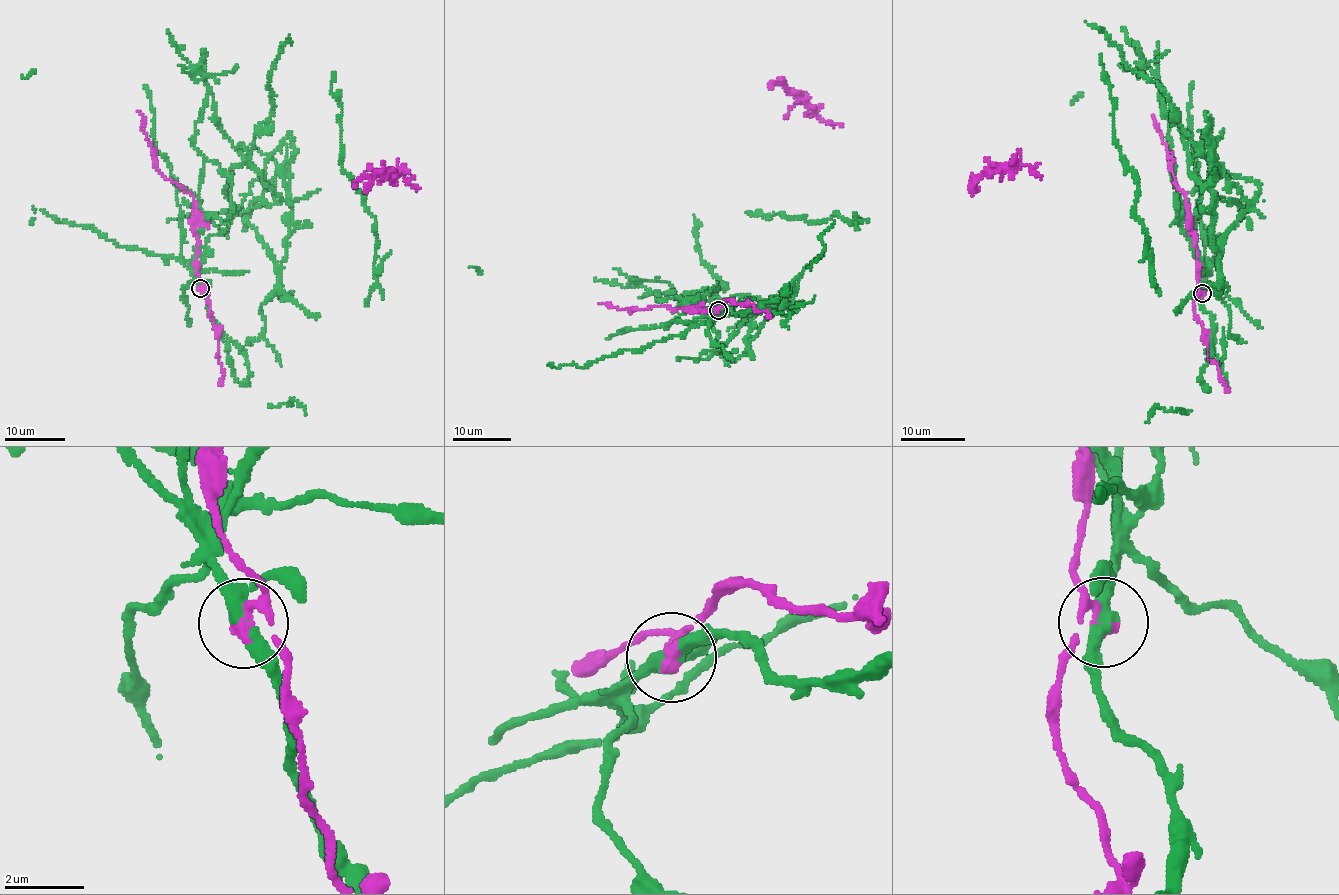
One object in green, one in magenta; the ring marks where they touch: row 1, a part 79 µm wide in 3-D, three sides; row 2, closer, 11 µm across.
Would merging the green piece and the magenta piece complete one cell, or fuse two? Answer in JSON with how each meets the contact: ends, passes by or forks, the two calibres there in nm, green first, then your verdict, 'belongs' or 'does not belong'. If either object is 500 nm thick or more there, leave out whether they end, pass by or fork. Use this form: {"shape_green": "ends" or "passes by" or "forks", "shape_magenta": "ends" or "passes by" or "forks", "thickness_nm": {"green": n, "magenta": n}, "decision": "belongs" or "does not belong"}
{"shape_green": "forks", "shape_magenta": "passes by", "thickness_nm": {"green": 300, "magenta": 240}, "decision": "does not belong"}

